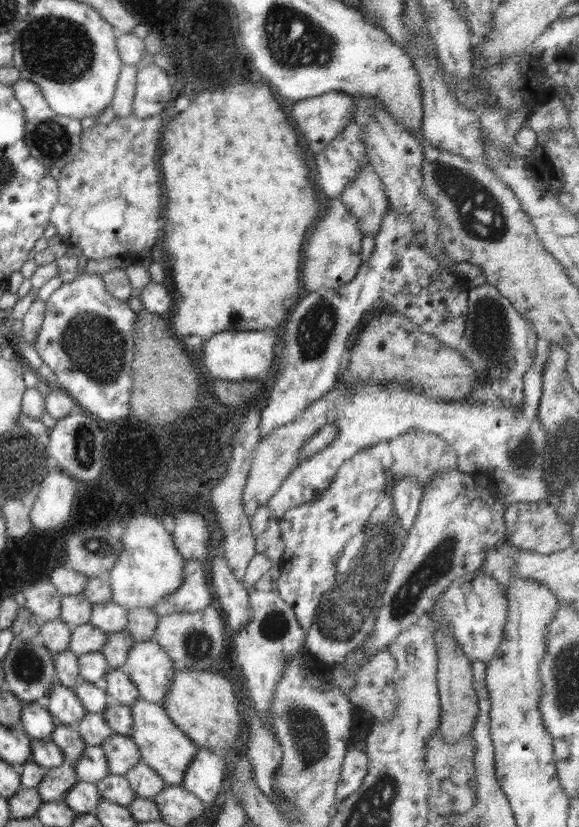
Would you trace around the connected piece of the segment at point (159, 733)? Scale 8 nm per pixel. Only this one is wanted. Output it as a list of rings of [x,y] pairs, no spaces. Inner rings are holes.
[[[138,697],[130,706],[132,711],[132,730],[129,737],[136,743],[140,751],[141,761],[156,771],[166,785],[181,785],[187,766],[192,762],[197,748],[193,740],[190,740],[170,719],[162,705],[150,703],[142,697]]]

